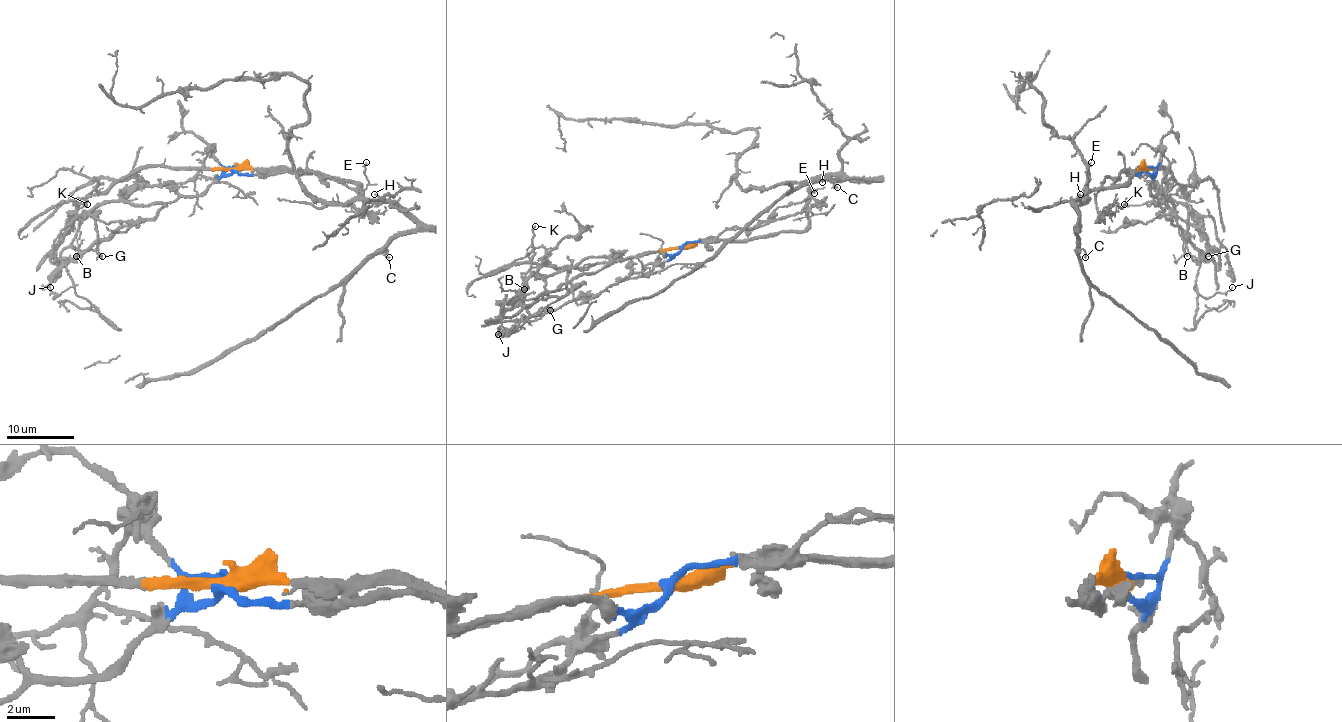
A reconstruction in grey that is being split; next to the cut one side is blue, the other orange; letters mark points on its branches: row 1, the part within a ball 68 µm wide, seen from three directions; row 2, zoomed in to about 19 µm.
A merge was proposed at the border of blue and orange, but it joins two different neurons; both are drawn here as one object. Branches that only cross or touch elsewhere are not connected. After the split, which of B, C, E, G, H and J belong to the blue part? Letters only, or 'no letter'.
B, G, J

